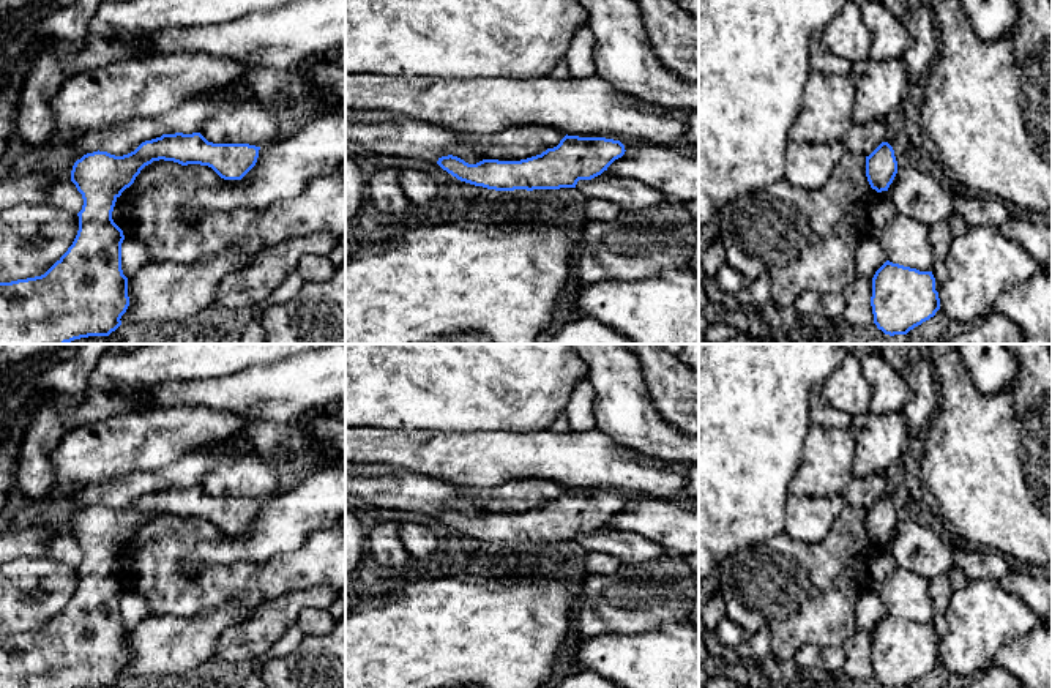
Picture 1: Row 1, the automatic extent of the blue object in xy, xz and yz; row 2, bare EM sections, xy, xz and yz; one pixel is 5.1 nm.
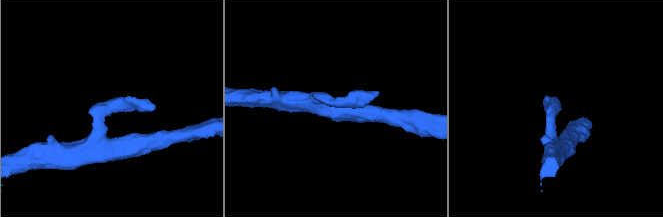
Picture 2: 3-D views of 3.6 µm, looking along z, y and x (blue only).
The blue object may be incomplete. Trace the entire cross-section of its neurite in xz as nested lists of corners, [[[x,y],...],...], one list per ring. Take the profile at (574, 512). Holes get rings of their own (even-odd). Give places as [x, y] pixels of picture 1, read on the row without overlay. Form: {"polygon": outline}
{"polygon": [[[566,488],[557,500],[520,514],[483,513],[468,518],[448,508],[437,518],[457,533],[487,543],[560,543],[601,529],[625,505],[620,494]]]}

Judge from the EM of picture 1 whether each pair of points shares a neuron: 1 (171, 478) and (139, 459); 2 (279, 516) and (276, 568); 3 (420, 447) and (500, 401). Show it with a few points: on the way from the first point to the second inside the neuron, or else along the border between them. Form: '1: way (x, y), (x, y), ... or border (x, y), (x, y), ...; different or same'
1: border (180, 458), (158, 471); different
2: border (309, 535), (297, 549), (265, 562), (242, 562); different
3: border (409, 430), (483, 433); different

